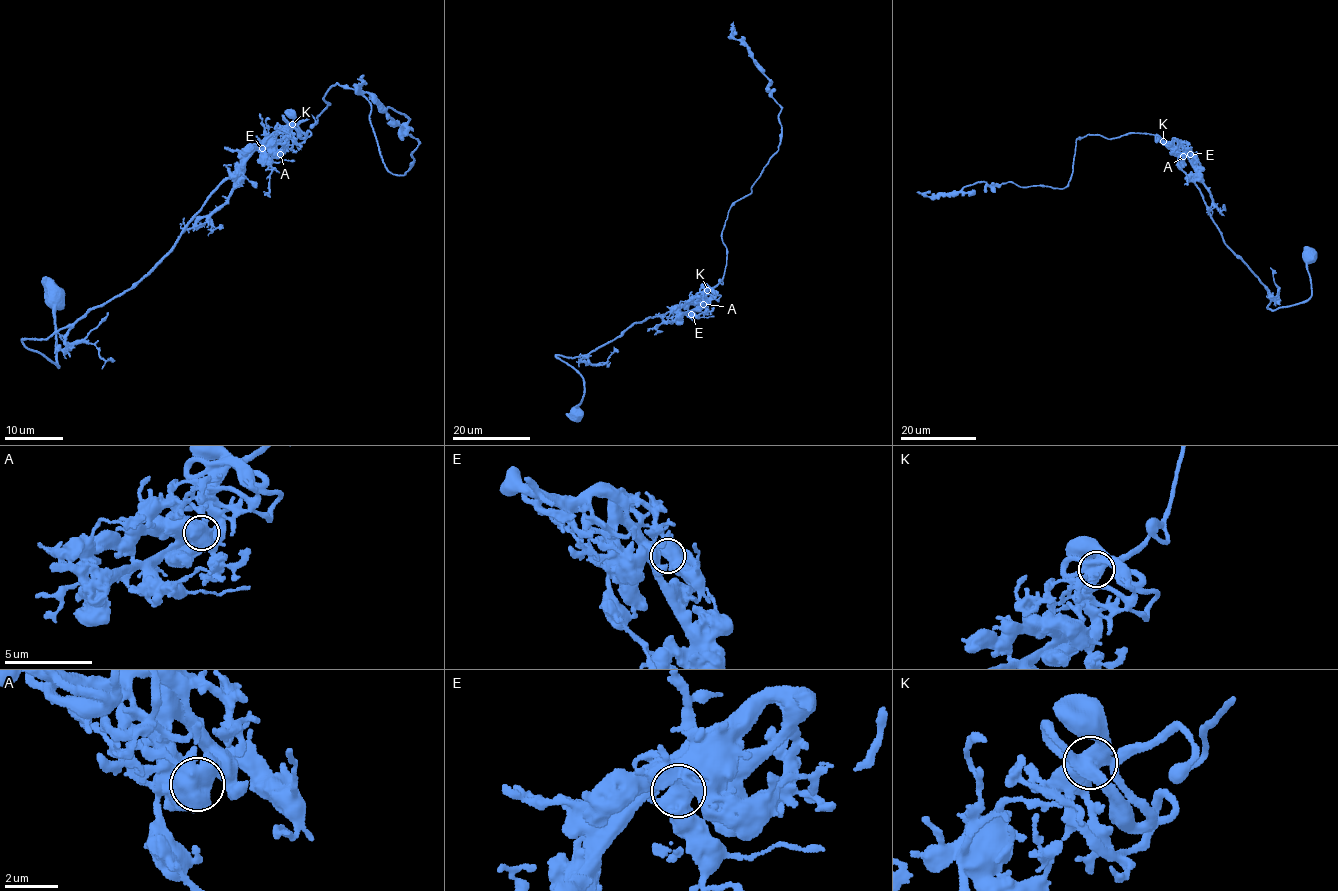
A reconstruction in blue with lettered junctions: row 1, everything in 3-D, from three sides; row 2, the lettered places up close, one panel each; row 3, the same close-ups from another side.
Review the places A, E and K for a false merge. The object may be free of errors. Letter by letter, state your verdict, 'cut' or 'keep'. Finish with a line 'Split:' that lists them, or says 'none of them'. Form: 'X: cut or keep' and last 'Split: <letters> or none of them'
A: keep
E: keep
K: keep
Split: none of them

